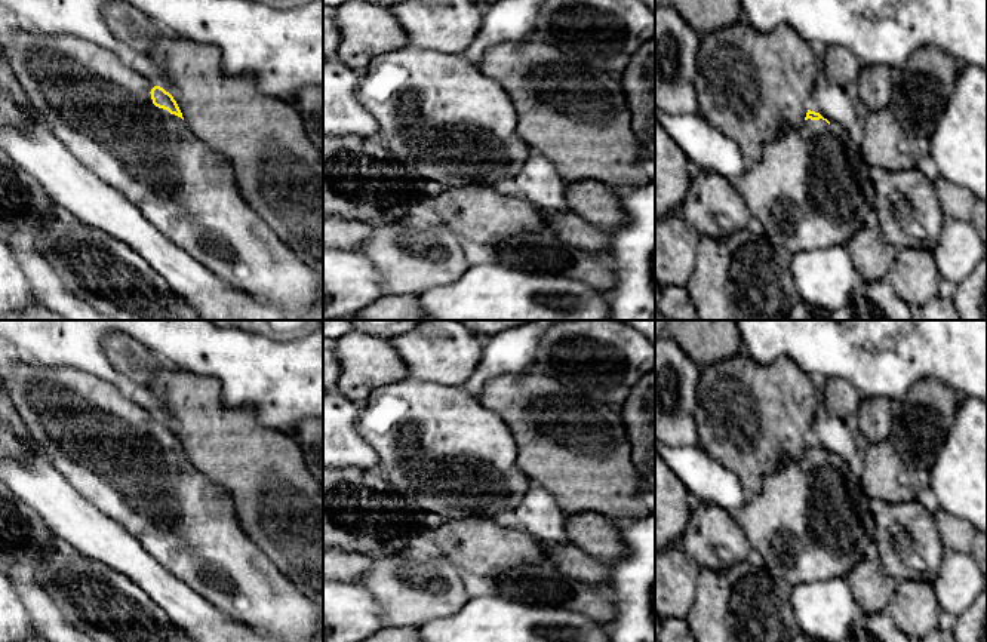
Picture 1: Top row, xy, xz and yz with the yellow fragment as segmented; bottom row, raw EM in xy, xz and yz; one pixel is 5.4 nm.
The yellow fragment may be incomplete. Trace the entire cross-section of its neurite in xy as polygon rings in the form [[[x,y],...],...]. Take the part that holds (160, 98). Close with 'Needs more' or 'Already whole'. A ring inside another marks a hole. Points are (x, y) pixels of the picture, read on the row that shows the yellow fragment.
[[[30,28],[0,37],[33,111],[89,171],[126,196],[178,248],[234,289],[268,298],[295,313],[310,310],[319,301],[319,280],[311,268],[245,202],[231,168],[224,168],[185,126],[169,92],[124,65],[117,53],[80,37],[49,36]]]. Needs more

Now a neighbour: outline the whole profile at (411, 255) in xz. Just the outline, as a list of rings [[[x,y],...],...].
[[[408,215],[373,224],[359,252],[381,274],[387,295],[421,295],[453,283],[468,270],[462,242],[449,225],[430,225]]]

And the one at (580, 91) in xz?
[[[535,39],[492,46],[477,67],[508,93],[517,113],[517,136],[542,154],[566,182],[597,179],[615,188],[634,188],[649,181],[639,166],[645,151],[631,129],[631,114],[617,77],[585,67],[557,46]]]

